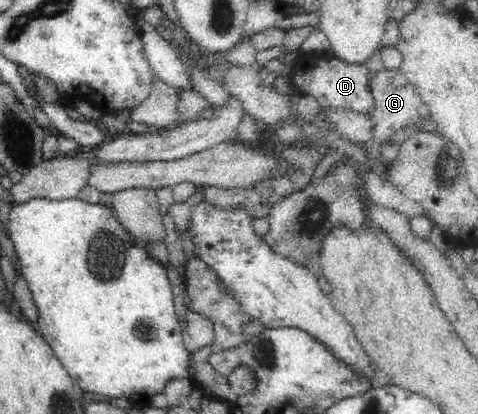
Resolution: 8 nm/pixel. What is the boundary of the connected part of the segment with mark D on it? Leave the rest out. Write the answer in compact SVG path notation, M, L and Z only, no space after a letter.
M338 59L326 60L326 64L314 64L312 68L304 70L300 80L296 78L296 86L314 96L320 106L332 106L332 109L342 107L358 113L368 113L374 106L371 93L366 90L366 76L365 66L352 66Z

